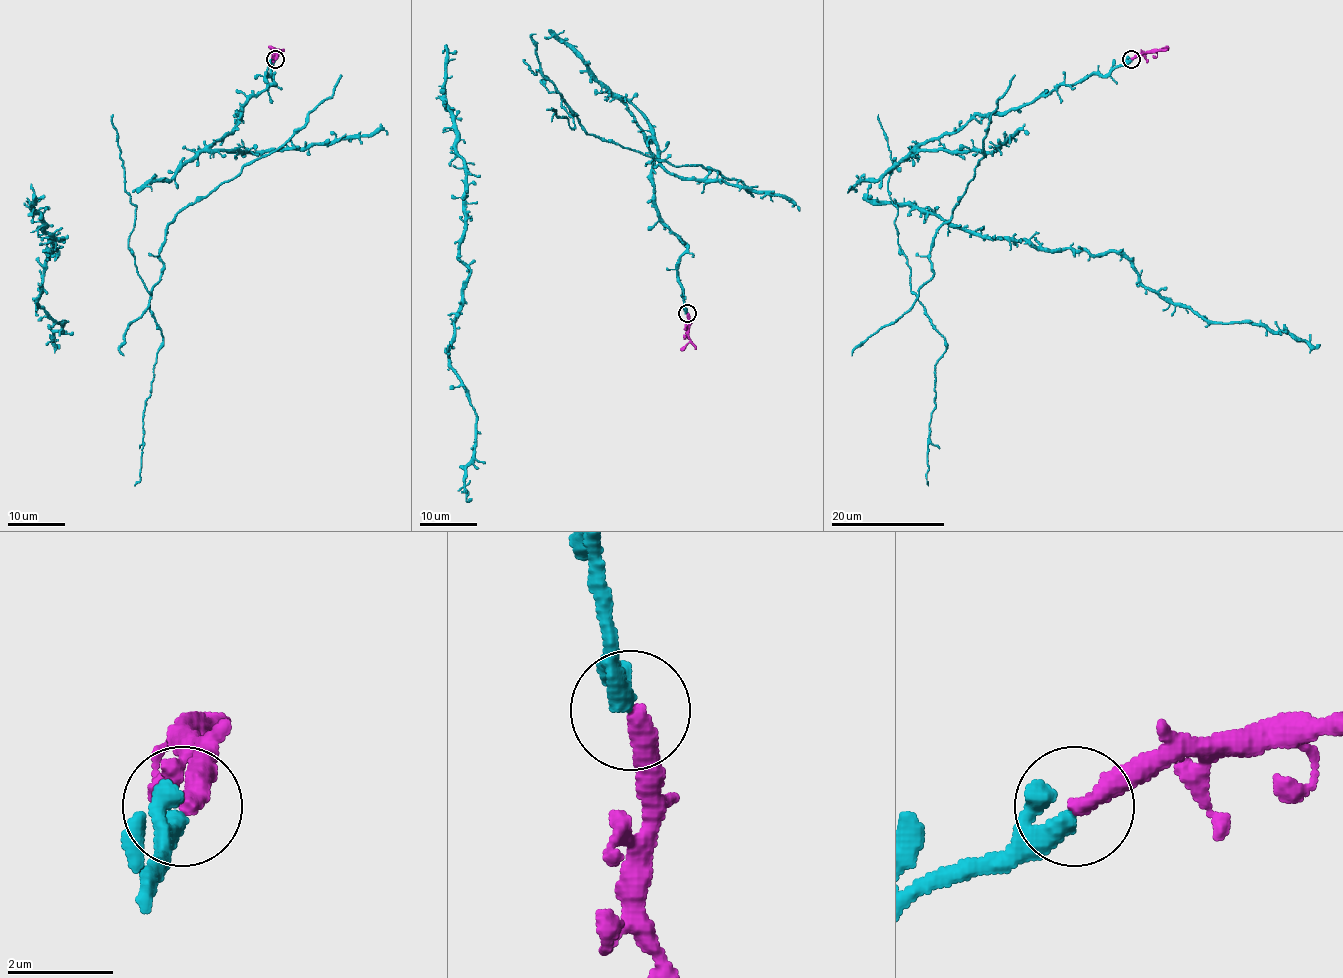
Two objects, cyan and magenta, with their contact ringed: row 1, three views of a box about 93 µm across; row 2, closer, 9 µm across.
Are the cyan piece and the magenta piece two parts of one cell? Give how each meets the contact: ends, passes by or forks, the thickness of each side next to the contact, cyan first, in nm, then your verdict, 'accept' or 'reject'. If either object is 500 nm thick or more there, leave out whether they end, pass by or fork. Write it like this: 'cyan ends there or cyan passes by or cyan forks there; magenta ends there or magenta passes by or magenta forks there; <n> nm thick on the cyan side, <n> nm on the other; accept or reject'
cyan passes by; magenta ends there; 280 nm thick on the cyan side, 360 nm on the other; accept

